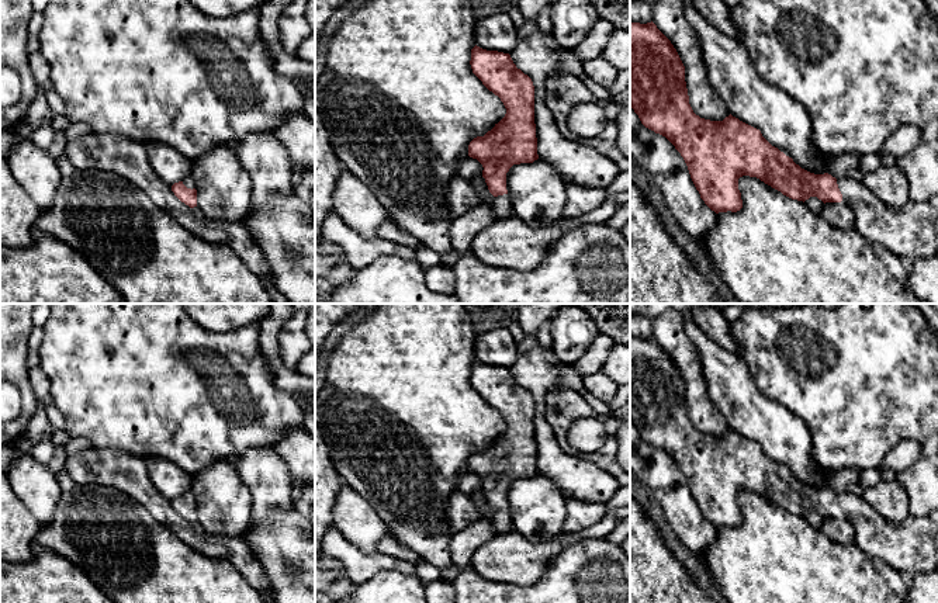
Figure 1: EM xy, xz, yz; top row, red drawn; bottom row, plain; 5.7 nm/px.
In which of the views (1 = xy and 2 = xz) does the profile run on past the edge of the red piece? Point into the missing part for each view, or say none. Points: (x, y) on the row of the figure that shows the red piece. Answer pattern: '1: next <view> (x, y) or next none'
1: next xy (187, 182)
2: next xz (502, 208)

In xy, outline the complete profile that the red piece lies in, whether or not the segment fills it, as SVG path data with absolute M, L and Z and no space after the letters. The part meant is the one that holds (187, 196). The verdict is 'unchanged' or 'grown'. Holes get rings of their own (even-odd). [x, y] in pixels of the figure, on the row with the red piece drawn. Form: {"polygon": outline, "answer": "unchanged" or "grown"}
{"polygon": "M190 176L179 183L174 183L172 186L172 191L181 202L188 205L190 208L197 207L197 190Z", "answer": "grown"}

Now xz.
{"polygon": "M480 46L471 49L473 73L482 84L501 98L506 108L505 117L484 136L474 138L468 145L468 156L477 159L484 170L482 177L489 193L495 197L491 208L496 221L512 216L512 204L506 190L506 173L513 164L533 163L539 159L534 124L534 86L532 79L516 67L509 53L487 51Z", "answer": "grown"}

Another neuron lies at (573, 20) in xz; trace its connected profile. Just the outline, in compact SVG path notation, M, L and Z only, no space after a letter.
M555 0L550 8L553 38L557 45L572 51L589 34L599 15L589 0Z

